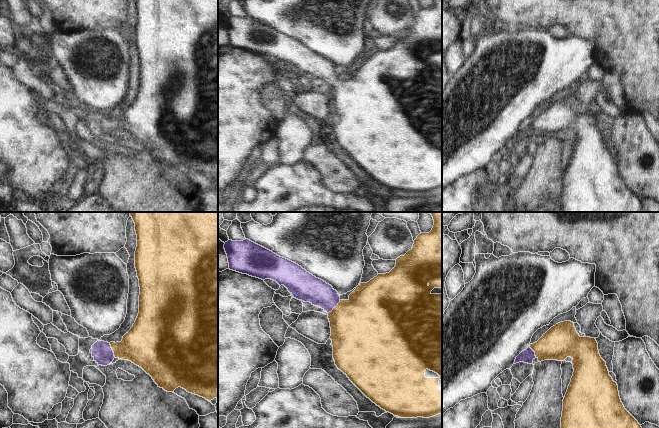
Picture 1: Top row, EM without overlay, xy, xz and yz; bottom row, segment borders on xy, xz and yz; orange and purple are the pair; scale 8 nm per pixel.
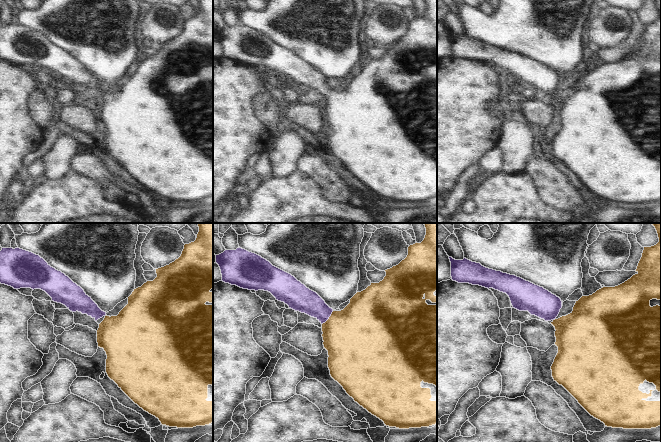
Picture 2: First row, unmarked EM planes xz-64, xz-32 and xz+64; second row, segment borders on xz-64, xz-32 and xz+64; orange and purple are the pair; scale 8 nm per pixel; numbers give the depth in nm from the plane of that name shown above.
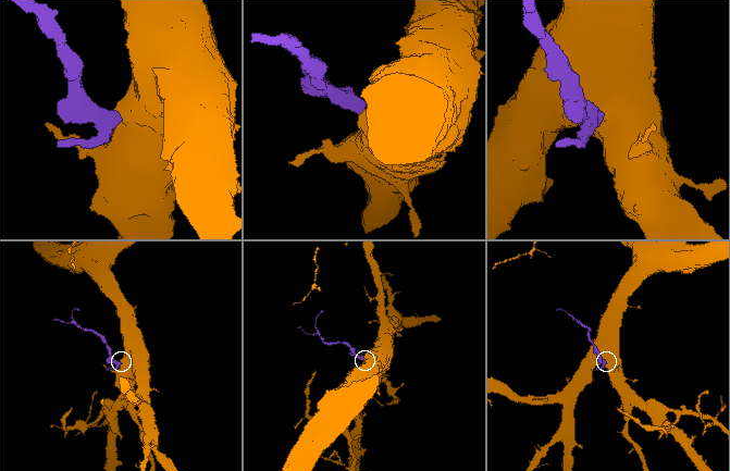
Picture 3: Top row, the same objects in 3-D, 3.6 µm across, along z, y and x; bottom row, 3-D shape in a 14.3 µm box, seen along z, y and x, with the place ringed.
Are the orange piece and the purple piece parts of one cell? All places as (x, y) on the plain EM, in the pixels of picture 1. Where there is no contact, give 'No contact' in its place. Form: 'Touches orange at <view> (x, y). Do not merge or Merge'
Touches orange at xz (335, 83). Merge

